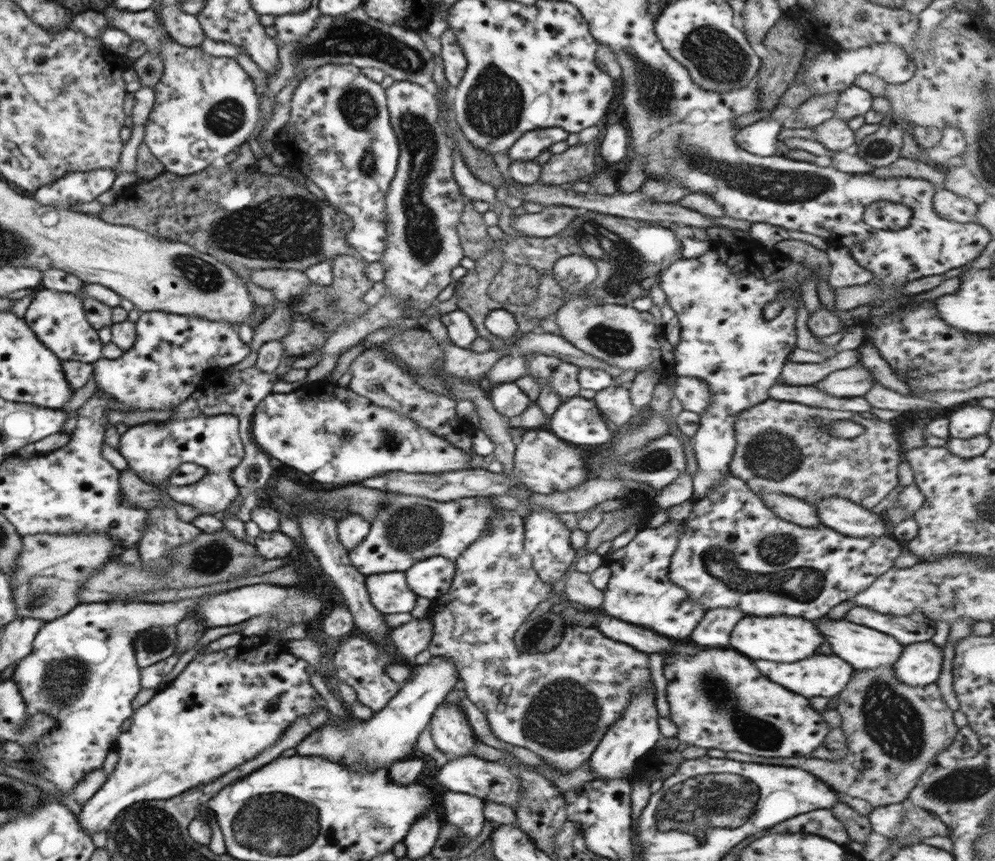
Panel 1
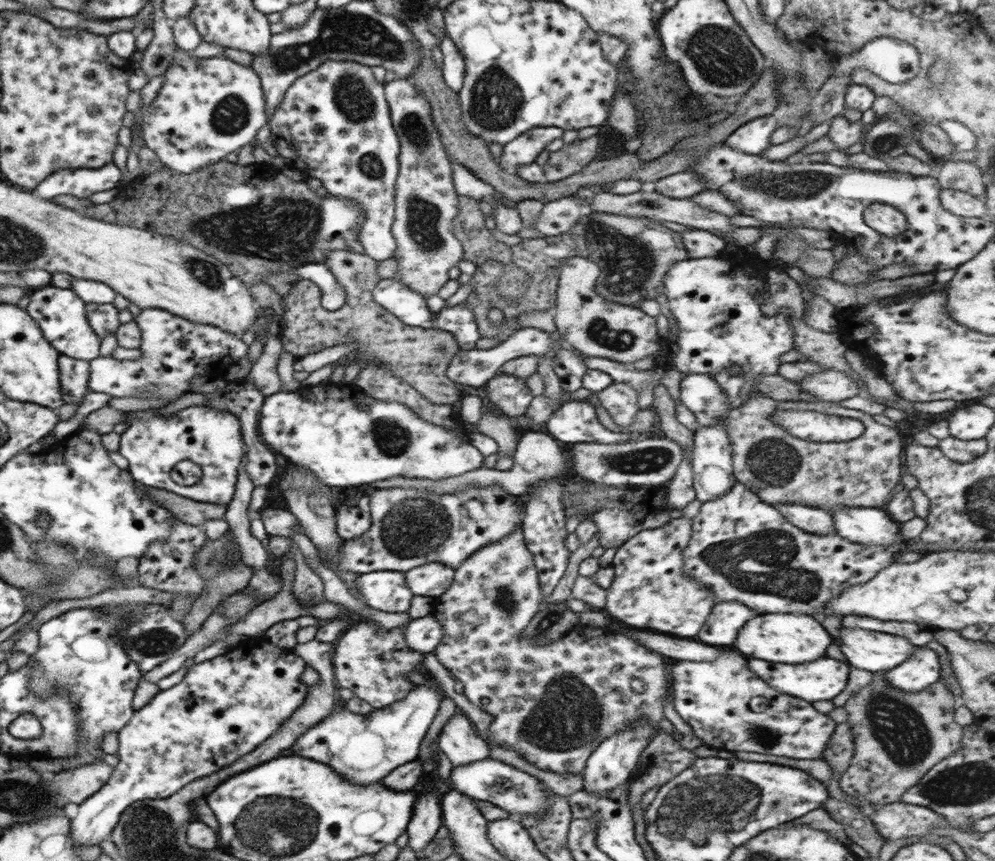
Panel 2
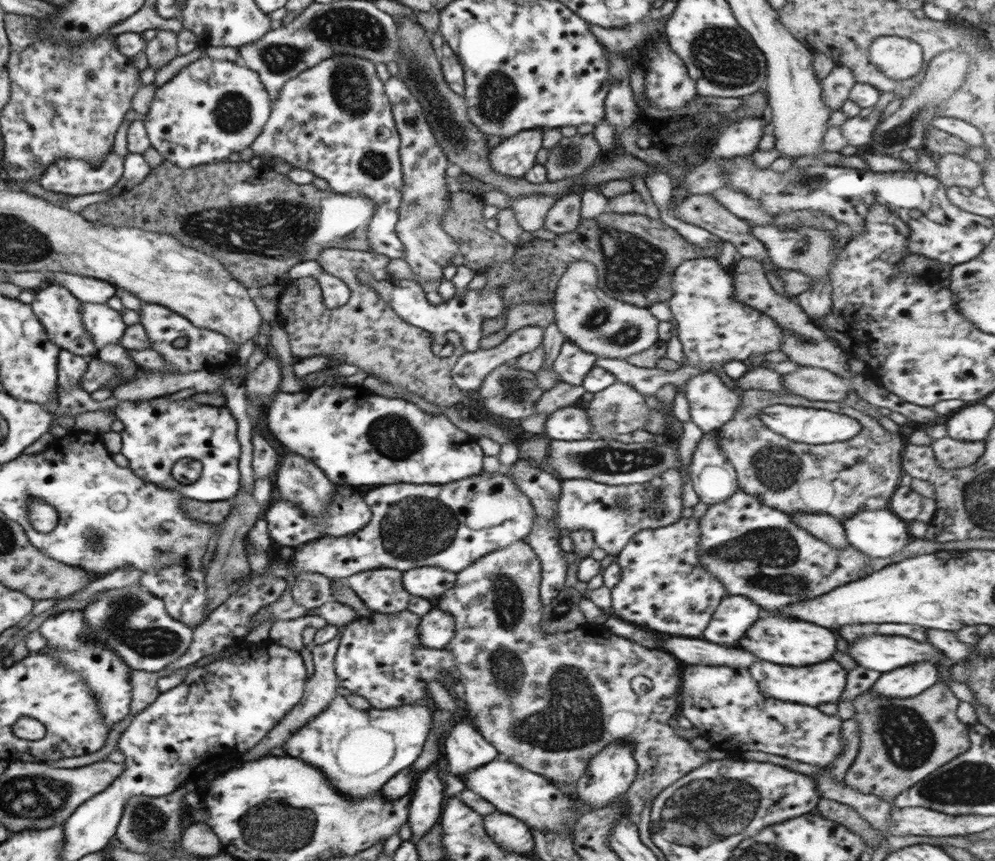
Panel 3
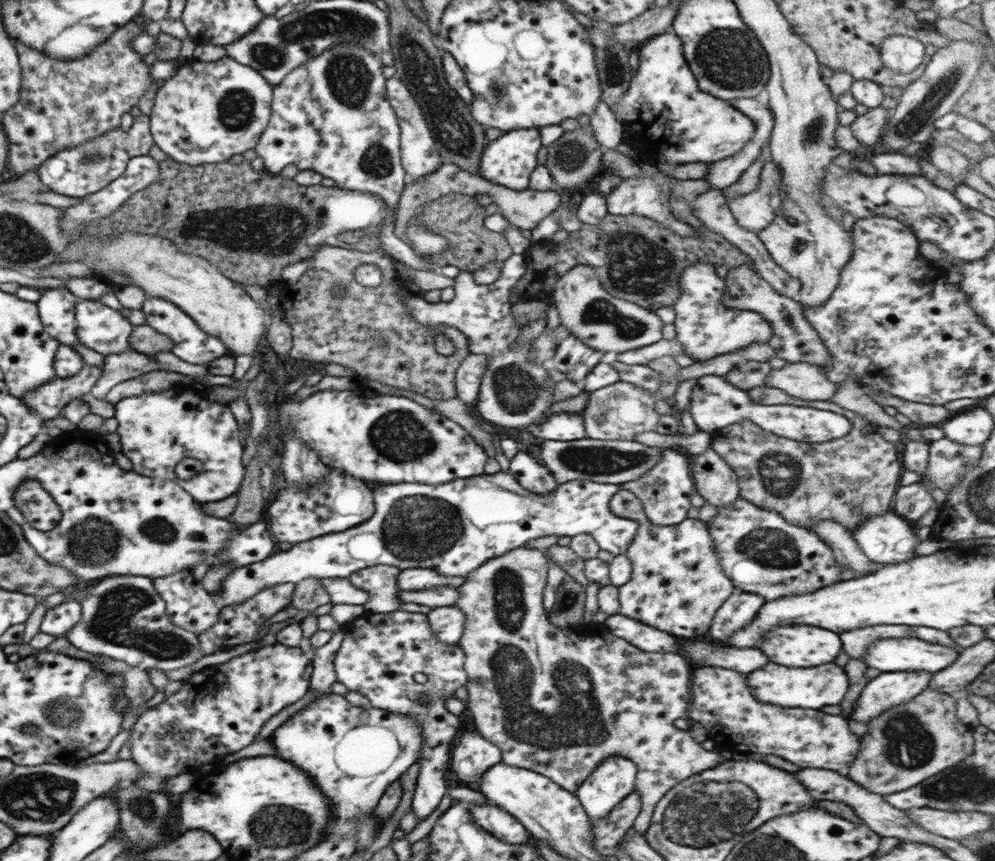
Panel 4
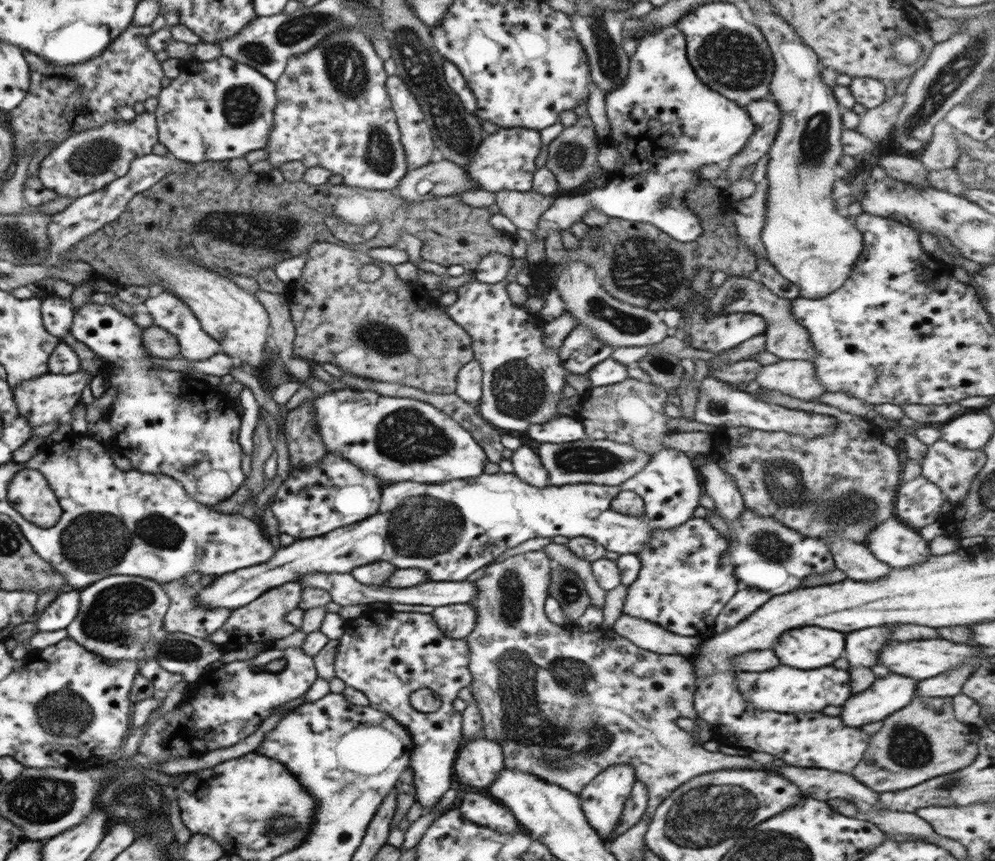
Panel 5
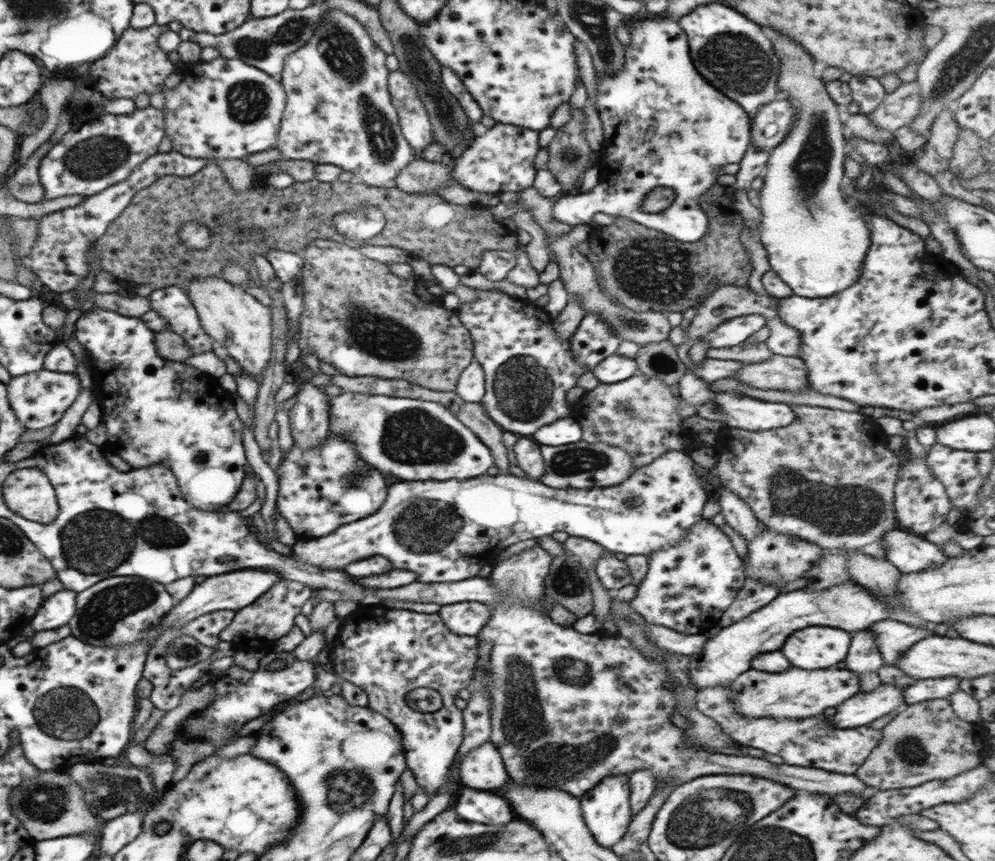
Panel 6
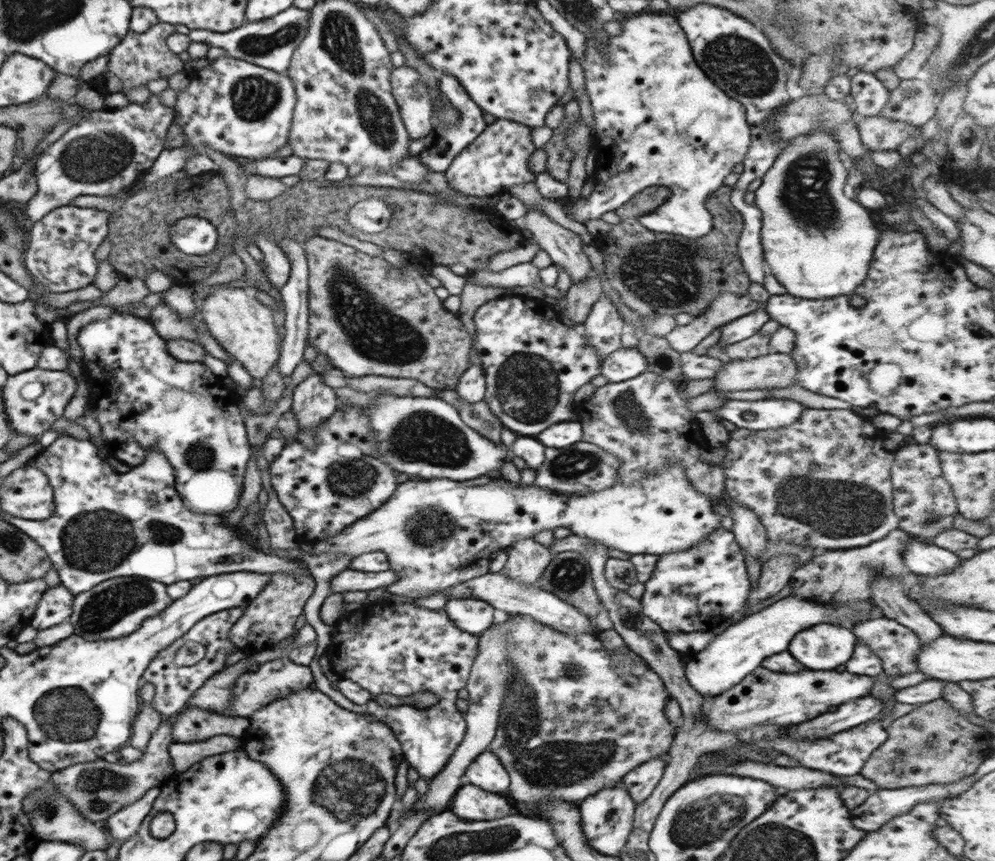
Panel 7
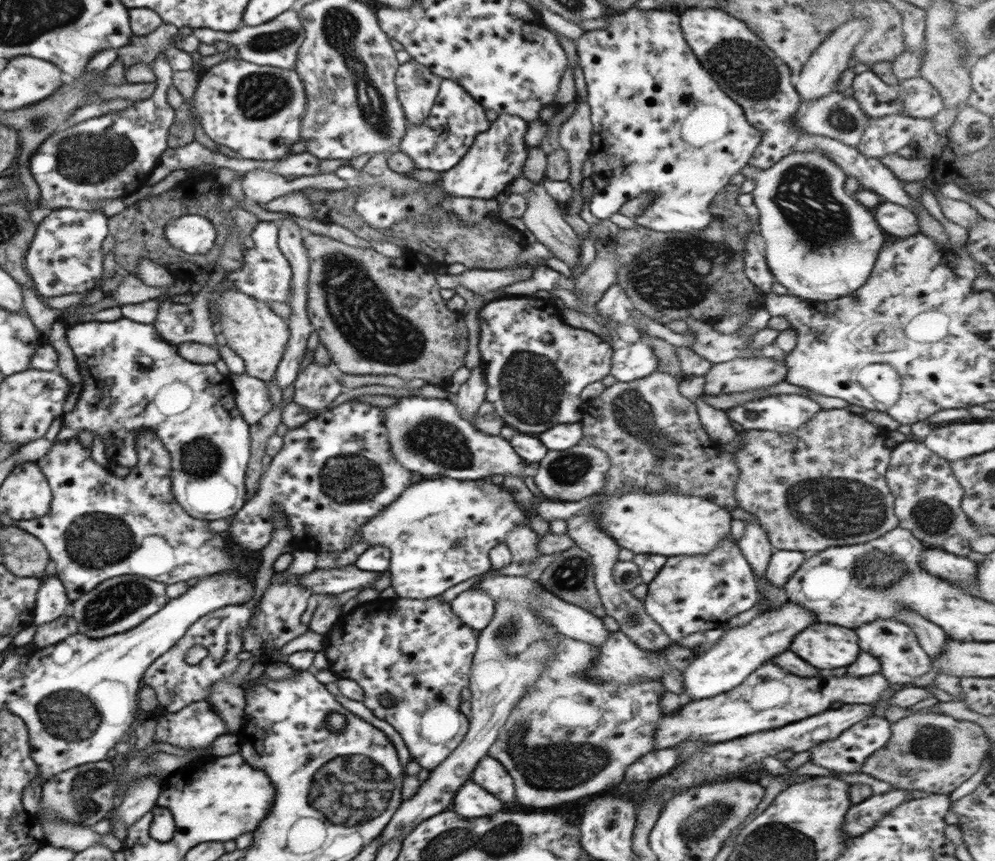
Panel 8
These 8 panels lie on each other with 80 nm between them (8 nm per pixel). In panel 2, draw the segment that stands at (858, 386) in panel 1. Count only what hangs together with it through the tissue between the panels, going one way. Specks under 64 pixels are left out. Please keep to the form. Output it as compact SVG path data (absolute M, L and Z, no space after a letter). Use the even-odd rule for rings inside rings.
M838 370L820 371L820 373L804 377L796 383L804 392L815 396L816 401L826 401L837 404L840 400L847 400L858 395L858 384L846 372Z

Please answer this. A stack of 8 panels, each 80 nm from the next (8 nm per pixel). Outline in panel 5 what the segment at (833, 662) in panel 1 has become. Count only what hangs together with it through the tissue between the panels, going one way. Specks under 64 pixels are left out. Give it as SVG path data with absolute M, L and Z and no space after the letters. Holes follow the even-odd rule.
M776 666L766 672L738 672L737 686L740 692L760 710L774 712L821 712L826 706L843 706L850 695L850 674L832 666L816 670L798 670L788 666Z

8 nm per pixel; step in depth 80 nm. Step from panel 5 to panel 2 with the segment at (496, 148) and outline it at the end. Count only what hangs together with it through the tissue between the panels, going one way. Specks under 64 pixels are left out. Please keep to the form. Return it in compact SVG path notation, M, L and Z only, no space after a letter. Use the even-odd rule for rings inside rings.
M558 127L531 128L503 145L502 157L497 161L505 172L515 173L518 168L535 163L537 156L548 144L562 138L562 134L564 129Z

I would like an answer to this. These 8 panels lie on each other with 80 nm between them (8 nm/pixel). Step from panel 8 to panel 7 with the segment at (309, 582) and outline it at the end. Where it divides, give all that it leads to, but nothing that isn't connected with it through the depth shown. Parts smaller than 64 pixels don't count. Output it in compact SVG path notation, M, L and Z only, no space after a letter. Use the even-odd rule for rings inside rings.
M347 568L334 576L330 582L333 592L343 593L344 591L369 591L374 588L392 586L398 582L399 576L395 570L384 572L358 572Z

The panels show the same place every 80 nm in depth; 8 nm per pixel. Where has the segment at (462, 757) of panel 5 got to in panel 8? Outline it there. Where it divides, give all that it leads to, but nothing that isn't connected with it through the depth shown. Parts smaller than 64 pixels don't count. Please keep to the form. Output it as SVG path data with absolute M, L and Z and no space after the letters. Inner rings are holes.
M489 754L480 759L477 767L472 771L471 780L503 800L507 808L516 809L518 802L510 773L502 766L502 763Z

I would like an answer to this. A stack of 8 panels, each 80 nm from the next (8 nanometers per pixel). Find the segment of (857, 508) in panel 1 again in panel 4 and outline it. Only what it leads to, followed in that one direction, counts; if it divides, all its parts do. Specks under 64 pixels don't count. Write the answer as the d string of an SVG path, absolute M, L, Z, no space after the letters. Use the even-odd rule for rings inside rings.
M892 510L886 514L869 516L869 519L866 519L865 523L859 524L859 527L856 527L852 533L860 550L863 550L870 560L883 565L898 564L917 557L914 549L922 542L917 537L916 527Z

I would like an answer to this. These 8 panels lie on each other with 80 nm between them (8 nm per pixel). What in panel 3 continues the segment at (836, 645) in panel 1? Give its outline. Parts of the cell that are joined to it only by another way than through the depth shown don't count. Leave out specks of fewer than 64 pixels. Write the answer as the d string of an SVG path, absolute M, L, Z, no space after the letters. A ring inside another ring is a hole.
M879 634L864 635L850 644L848 654L859 667L890 672L897 668L929 660L939 664L940 650L928 642L920 643L903 636L884 636Z

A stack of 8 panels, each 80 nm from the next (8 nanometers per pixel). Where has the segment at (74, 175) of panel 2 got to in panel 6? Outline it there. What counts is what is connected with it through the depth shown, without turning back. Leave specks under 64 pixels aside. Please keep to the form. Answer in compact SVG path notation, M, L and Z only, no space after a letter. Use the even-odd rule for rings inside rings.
M150 105L130 115L104 116L90 121L90 126L74 125L56 145L52 145L38 168L39 181L46 191L41 201L61 196L92 196L129 178L144 160L160 153L158 145L165 137L165 112Z

